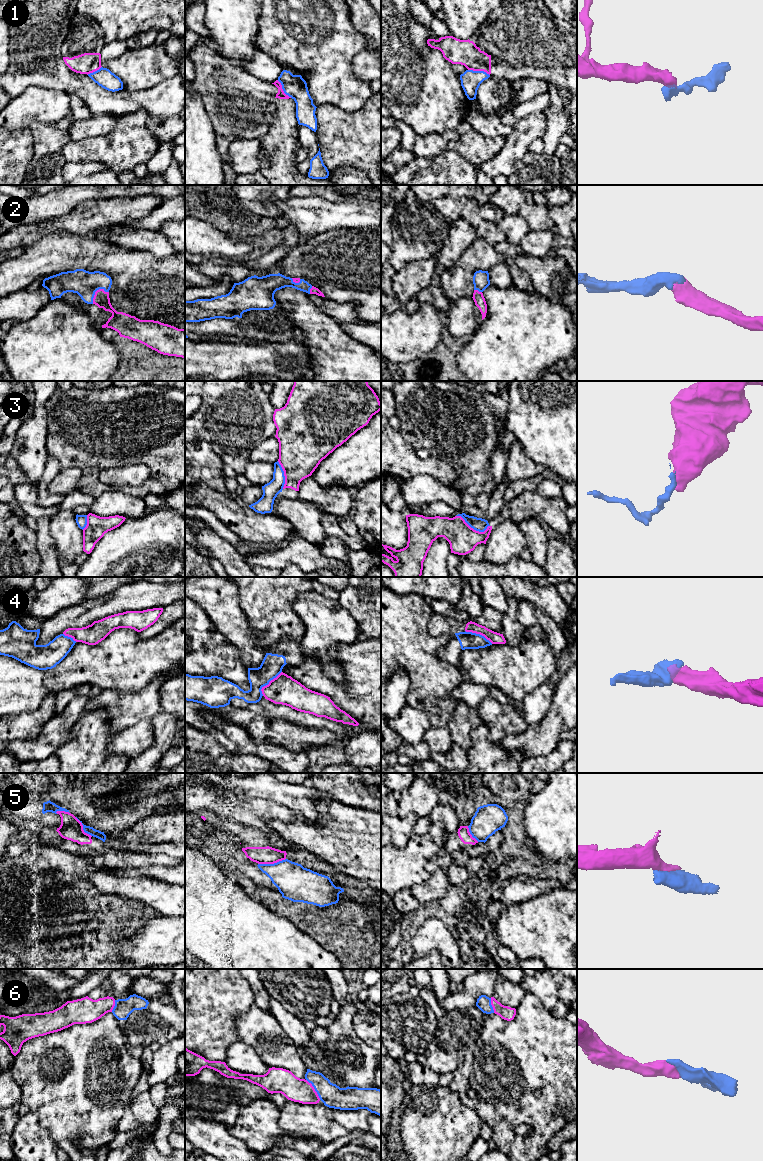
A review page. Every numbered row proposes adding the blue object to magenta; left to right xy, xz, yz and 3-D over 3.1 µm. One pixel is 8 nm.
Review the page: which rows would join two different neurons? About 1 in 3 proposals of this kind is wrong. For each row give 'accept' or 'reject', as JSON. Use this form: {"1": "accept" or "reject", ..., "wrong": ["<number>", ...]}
{"1": "reject", "2": "accept", "3": "reject", "4": "reject", "5": "reject", "6": "accept", "wrong": ["1", "3", "4", "5"]}

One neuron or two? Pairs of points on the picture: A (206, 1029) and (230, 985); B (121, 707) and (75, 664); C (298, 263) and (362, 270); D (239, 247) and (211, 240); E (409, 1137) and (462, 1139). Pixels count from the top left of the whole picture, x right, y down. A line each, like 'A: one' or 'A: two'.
A: one
B: two
C: one
D: one
E: one

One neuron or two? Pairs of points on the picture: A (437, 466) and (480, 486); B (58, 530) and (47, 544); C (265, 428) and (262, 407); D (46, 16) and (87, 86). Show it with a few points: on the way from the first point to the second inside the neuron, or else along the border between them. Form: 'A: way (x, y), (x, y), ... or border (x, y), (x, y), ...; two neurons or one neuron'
A: border (442, 460), (446, 461), (458, 474), (454, 487); two neurons
B: border (49, 518), (49, 533), (54, 541), (58, 561); two neurons
C: way (262, 423), (262, 412); one neuron
D: way (46, 36), (46, 55), (67, 76); one neuron

